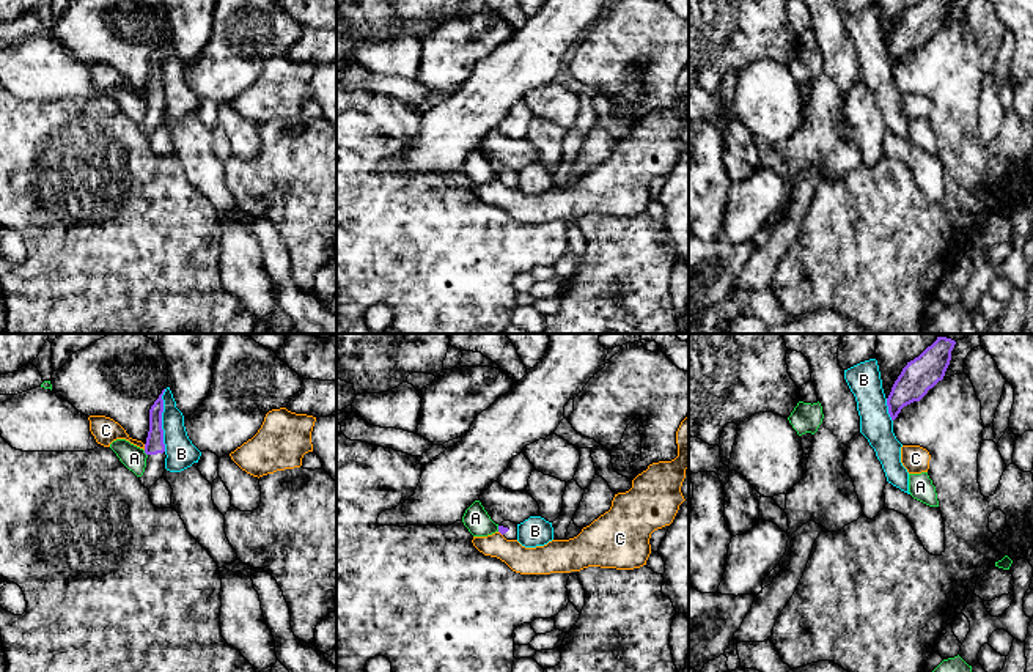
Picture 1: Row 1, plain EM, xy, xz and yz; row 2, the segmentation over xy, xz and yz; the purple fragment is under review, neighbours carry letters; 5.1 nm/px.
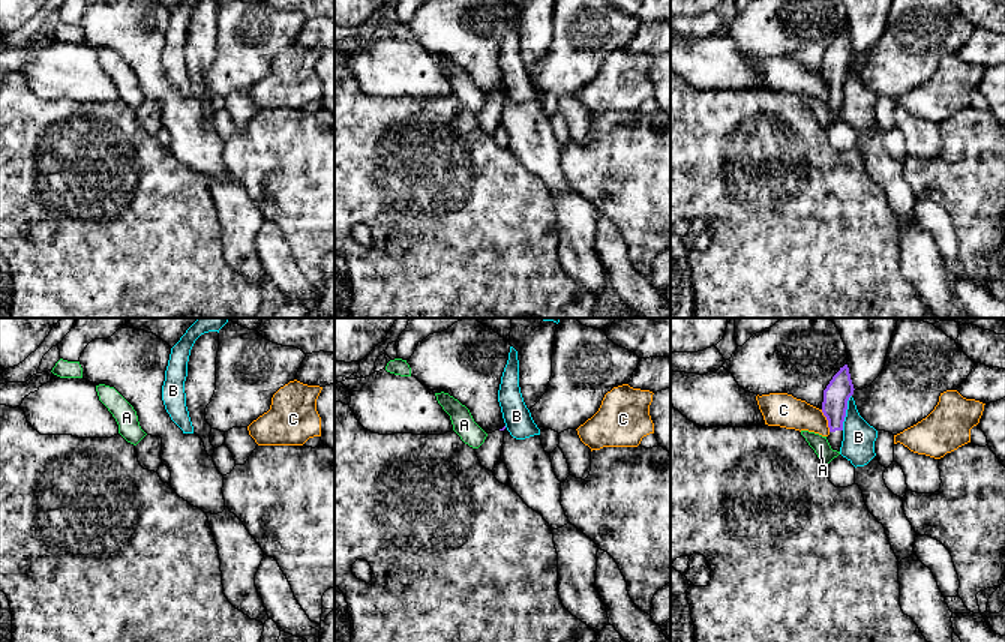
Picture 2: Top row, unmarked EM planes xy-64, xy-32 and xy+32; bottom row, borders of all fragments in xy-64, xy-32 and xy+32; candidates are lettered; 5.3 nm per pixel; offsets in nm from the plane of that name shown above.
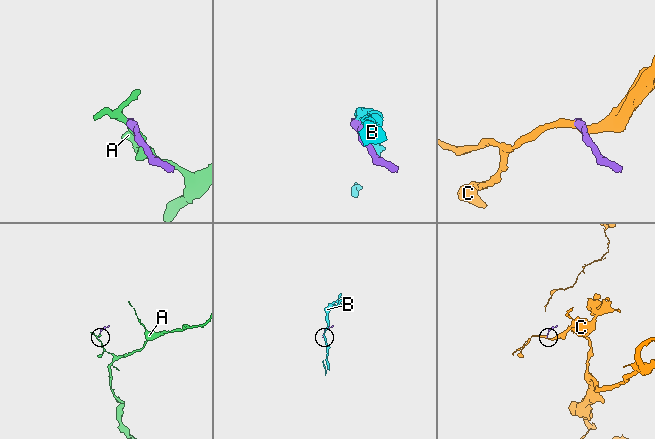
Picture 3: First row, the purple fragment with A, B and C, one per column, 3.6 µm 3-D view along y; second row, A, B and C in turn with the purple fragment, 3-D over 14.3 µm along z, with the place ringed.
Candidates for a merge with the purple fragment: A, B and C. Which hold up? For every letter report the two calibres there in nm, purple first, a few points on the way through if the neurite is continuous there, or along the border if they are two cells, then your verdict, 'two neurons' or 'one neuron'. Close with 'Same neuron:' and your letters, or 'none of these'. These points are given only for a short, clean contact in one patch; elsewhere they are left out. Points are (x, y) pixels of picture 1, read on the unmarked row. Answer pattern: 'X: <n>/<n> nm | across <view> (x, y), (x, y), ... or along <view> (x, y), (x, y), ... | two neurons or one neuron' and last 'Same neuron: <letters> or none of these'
A: 100/120 nm | along xy (143, 98), (147, 103) | two neurons
B: 100/160 nm | along xy (165, 36), (162, 43), (164, 98) | two neurons
C: 100/140 nm | along xy (143, 92), (145, 96) | two neurons
Same neuron: none of these

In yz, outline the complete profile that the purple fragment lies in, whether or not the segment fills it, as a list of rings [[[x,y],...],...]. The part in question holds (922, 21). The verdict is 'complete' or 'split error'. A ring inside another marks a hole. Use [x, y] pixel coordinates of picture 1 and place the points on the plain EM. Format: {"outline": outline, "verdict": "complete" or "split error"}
{"outline": [[[921,0],[907,9],[887,46],[891,68],[904,54],[920,49],[929,36],[943,27],[950,8],[951,0]]], "verdict": "complete"}

